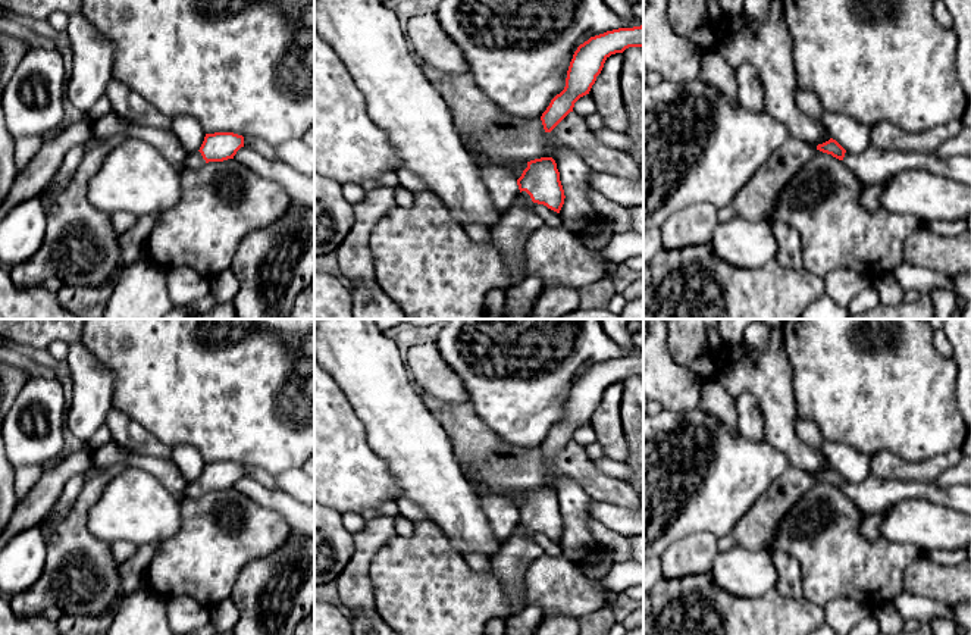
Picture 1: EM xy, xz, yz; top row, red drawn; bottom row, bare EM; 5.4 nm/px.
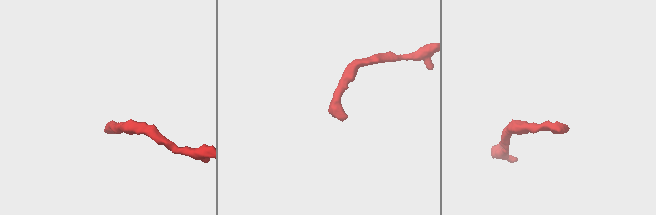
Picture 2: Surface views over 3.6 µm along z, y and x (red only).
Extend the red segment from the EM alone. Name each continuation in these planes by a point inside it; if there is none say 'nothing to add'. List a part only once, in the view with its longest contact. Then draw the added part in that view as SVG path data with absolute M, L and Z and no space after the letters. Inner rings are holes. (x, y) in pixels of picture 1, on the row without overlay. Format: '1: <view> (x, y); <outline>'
1: xz (510, 563); M526 520L502 542L501 550L491 559L491 567L499 578L511 604L505 622L520 614L526 604L524 573L527 564L544 551L532 541L532 528Z

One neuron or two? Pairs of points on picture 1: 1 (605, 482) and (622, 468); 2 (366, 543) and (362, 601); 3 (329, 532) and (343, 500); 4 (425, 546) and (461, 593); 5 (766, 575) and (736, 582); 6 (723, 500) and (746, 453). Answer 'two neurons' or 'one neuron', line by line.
1: two neurons
2: one neuron
3: two neurons
4: one neuron
5: one neuron
6: one neuron

